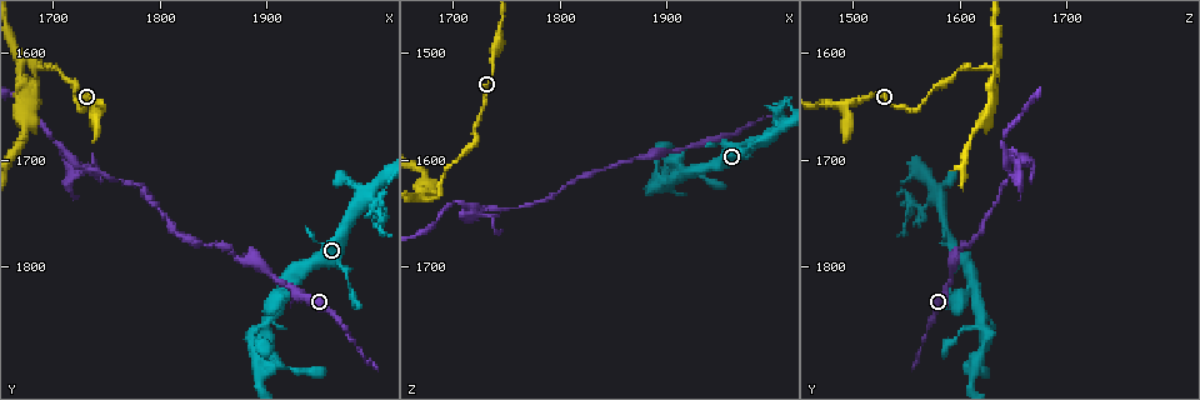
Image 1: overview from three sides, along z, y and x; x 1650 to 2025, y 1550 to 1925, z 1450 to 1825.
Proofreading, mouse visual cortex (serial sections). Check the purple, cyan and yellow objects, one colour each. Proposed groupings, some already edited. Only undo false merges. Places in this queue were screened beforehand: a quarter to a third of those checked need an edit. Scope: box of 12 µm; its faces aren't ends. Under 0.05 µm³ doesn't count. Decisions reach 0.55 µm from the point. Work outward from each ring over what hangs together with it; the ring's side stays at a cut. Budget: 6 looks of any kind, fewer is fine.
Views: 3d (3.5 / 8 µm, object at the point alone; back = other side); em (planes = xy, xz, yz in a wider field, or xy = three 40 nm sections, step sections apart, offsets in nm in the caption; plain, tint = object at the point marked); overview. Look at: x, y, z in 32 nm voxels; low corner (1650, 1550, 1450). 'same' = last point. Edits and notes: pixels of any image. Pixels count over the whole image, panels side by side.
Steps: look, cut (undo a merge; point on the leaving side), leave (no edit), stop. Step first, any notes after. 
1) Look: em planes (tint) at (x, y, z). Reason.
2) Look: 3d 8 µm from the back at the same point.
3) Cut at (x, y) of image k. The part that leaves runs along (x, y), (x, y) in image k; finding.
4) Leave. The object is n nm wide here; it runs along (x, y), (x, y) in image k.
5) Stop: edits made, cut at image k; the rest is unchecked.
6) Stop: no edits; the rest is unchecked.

Look: 3d 3.5 µm at (1998, 1734, 1580). Thick turns thin.

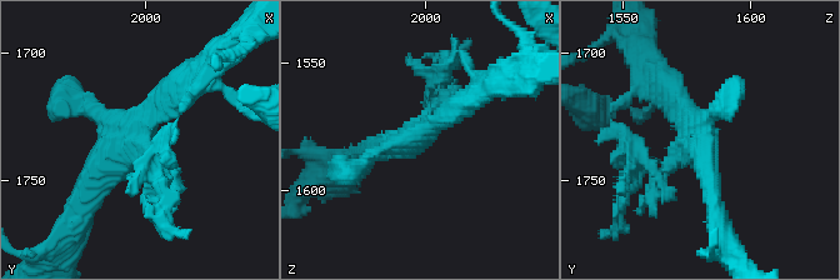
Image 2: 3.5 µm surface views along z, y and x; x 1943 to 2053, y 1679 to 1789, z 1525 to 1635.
Look: em xy step 3 (tint) at (1997, 1736, 1579). 4 arms meet here; the arms are 150, 150, 300, 300 nm wide; now the EM.

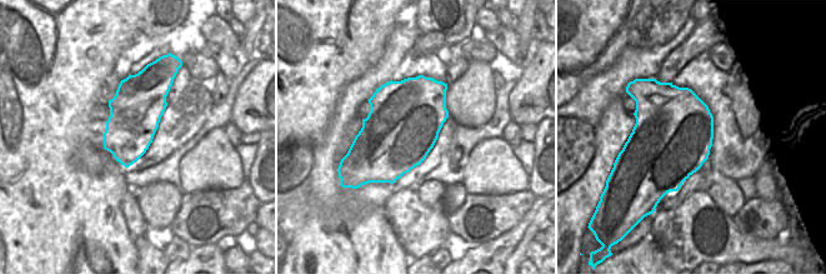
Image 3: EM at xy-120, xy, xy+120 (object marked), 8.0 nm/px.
Cut at (148, 175) of image 2. The part that leaves runs along (149, 161), (169, 228) in image 2; a second cell is stuck on.

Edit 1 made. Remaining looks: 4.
Look: 3d 3.5 µm from the back at (1898, 1856, 1620). Arms part here.

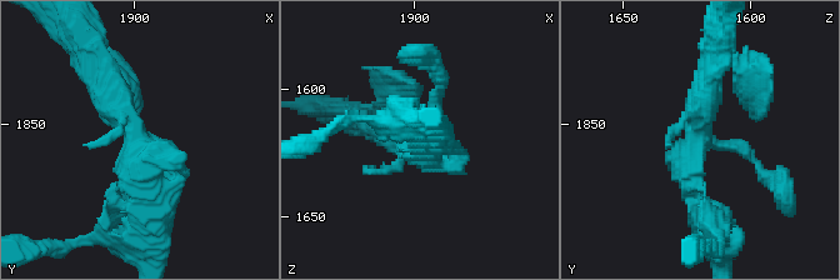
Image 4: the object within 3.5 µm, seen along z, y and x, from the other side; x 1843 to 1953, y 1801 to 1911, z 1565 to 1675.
Look: em xy step 5 (tint) at (1897, 1857, 1621). Shape alone is not enough.

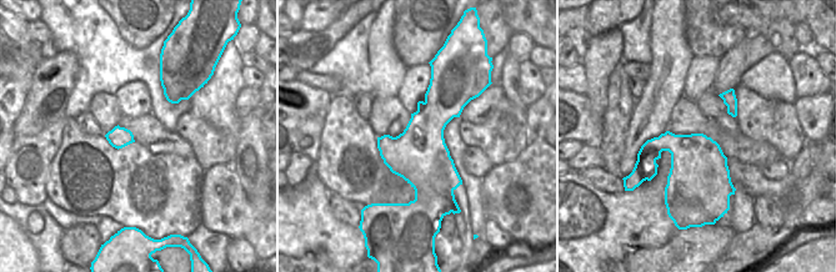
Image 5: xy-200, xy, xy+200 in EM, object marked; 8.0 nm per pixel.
Look: em xy step 1 (tint) at the same point.

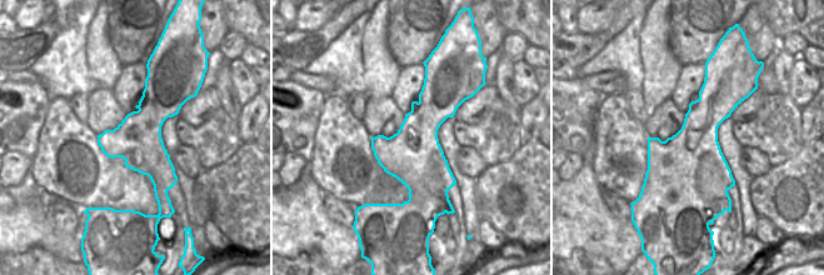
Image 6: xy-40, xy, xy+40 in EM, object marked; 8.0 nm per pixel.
Leave. It runs along (150, 75), (159, 196) in image 6; one cell here.

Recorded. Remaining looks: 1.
Stop: edits made, cut at image 2; the rest is unchecked.

